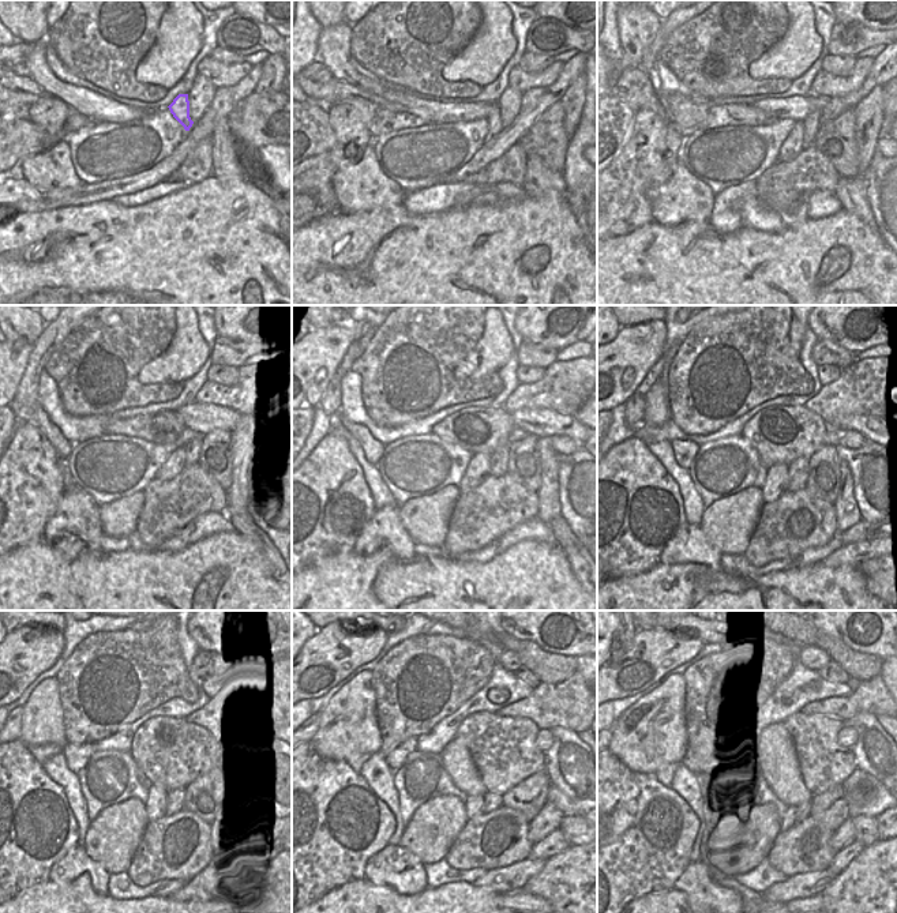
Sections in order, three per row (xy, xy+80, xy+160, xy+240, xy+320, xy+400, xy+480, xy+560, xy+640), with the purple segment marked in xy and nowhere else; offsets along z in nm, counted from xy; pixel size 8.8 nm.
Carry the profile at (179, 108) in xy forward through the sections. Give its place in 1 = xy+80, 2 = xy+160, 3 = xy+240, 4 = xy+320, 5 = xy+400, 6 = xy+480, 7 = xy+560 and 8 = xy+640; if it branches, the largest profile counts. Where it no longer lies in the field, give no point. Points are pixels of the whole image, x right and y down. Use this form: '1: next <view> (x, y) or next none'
1: next xy+80 (494, 117)
2: next xy+160 (792, 146)
3: next xy+240 (176, 461)
4: next xy+320 (477, 470)
5: next xy+400 (776, 483)
6: next xy+480 (156, 807)
7: next xy+560 (475, 804)
8: next xy+640 (788, 819)

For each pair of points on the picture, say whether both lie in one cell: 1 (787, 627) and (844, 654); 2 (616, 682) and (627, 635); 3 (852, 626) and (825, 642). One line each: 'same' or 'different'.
1: same
2: different
3: different

